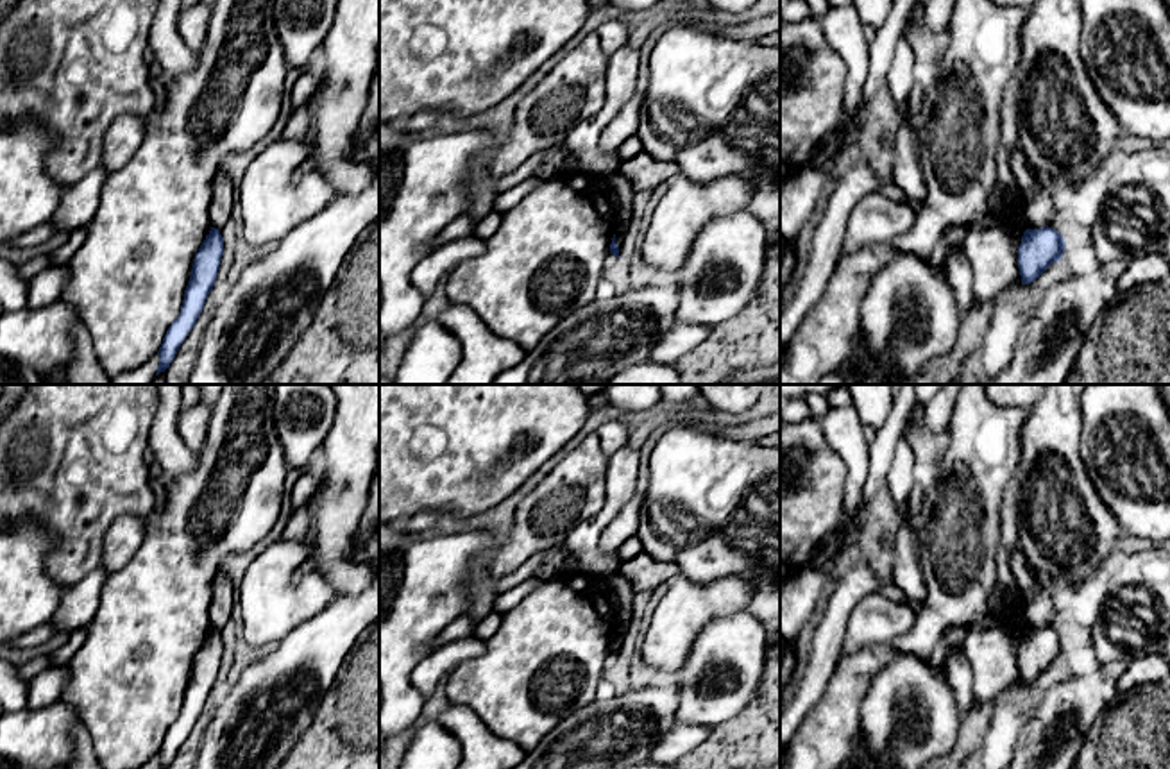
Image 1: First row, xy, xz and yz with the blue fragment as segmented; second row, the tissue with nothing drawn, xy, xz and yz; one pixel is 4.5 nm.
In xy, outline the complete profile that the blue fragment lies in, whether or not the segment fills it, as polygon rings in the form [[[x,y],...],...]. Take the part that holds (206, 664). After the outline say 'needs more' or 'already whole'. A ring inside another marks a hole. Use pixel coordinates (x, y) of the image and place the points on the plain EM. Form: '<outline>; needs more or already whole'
[[[211,628],[204,644],[193,660],[191,676],[184,690],[184,701],[179,717],[168,728],[163,744],[157,751],[157,769],[168,769],[174,762],[181,744],[195,728],[199,715],[204,710],[206,699],[215,687],[220,662],[224,656],[224,638],[218,630]]]; already whole

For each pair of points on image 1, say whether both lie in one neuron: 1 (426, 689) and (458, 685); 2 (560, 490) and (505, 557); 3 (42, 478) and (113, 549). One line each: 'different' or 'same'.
1: different
2: same
3: different

